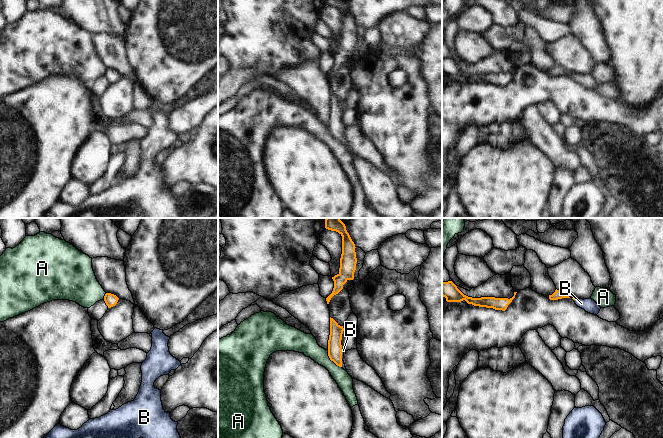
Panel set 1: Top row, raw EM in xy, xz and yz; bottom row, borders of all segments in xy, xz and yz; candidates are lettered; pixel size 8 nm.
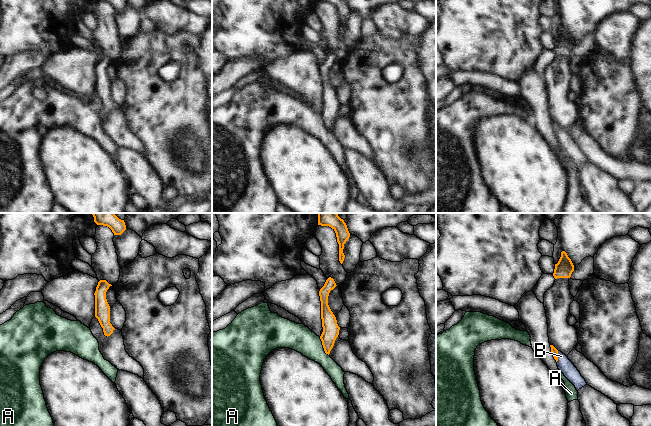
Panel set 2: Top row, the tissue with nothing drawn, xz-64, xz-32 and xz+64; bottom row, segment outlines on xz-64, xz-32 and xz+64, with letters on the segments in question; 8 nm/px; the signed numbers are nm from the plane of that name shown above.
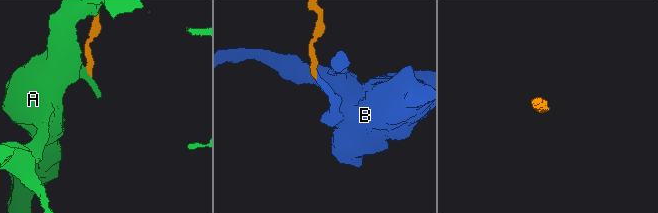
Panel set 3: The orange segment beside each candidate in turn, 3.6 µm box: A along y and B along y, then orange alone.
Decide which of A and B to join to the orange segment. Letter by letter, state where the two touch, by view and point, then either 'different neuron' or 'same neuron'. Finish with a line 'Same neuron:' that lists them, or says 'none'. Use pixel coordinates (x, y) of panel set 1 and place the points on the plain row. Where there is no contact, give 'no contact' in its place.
A: xz (331, 136) | different neuron
B: xz (341, 130) | same neuron
Same neuron: B

